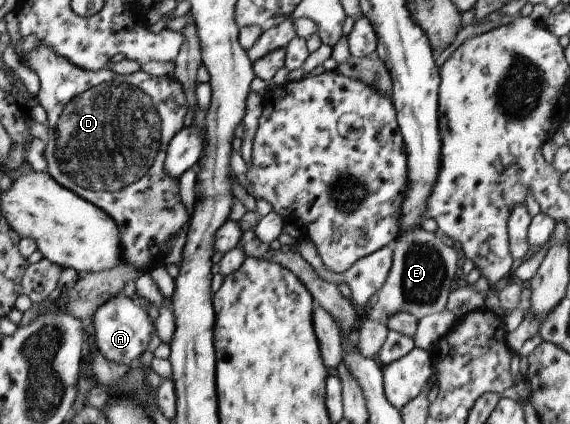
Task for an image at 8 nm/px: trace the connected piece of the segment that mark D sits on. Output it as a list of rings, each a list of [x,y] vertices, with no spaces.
[[[40,45],[34,48],[34,50],[31,50],[31,54],[27,59],[24,59],[24,62],[40,78],[40,89],[36,93],[36,96],[48,113],[47,171],[66,188],[104,209],[104,212],[107,212],[115,220],[115,223],[120,226],[121,243],[123,244],[122,262],[138,267],[142,272],[149,275],[152,275],[158,267],[162,265],[166,266],[167,255],[171,252],[172,242],[179,232],[191,222],[191,214],[183,201],[181,182],[176,177],[173,177],[166,168],[167,150],[170,147],[171,140],[179,134],[180,129],[186,126],[184,124],[184,118],[186,118],[186,112],[190,109],[189,100],[187,99],[187,93],[183,88],[183,84],[176,77],[157,77],[140,70],[129,75],[117,74],[110,70],[110,68],[99,71],[87,71],[76,66],[67,58],[60,56],[51,47],[47,47],[46,45]]]

